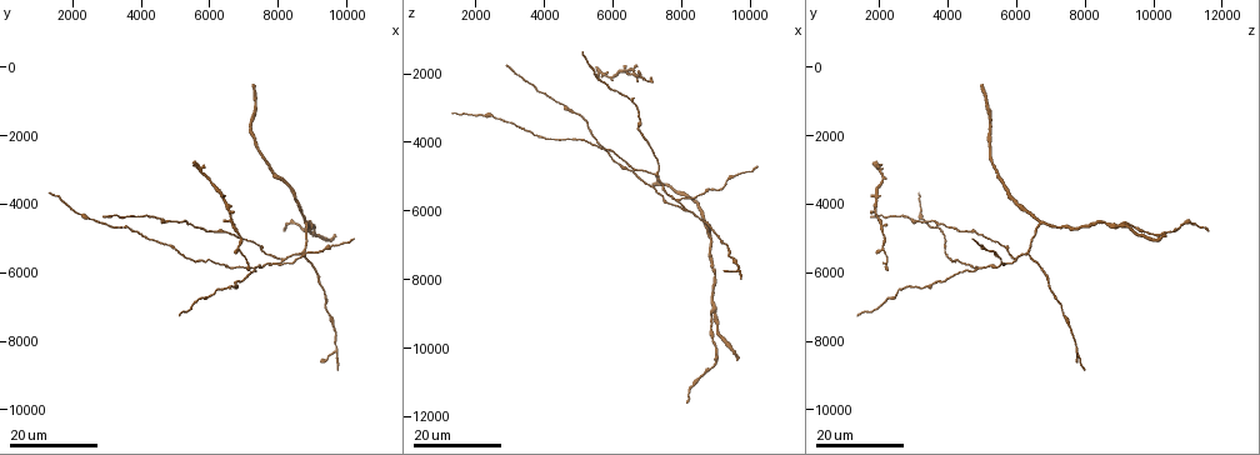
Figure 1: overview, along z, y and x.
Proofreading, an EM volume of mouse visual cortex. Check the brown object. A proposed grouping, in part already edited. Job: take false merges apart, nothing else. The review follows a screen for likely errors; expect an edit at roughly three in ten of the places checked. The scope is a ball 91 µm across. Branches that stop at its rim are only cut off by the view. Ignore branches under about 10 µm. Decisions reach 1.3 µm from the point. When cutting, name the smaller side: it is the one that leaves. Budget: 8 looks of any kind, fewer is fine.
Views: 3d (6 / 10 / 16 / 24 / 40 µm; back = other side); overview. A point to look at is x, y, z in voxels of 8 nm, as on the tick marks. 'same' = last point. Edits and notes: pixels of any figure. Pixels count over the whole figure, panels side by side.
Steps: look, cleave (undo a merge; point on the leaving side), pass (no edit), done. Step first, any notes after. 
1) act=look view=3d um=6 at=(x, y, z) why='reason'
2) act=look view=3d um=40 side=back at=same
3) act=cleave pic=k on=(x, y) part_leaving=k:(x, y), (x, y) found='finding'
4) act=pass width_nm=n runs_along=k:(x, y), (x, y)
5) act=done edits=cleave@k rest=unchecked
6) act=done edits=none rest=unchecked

act=look view=3d um=24 at=(7900, 5800, 5700) why='side arm on a straight run'

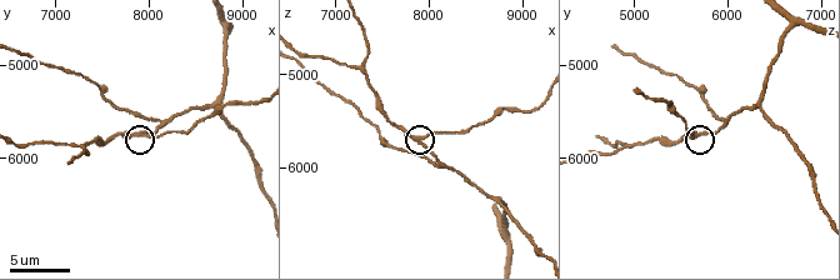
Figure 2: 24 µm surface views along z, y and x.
act=look view=3d um=6 at=(7950, 5700, 5700)

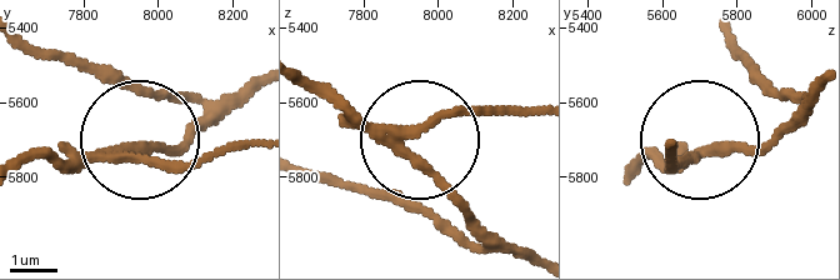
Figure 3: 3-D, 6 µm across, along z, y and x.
act=look view=3d um=6 side=back at=(7920, 5740, 5700)

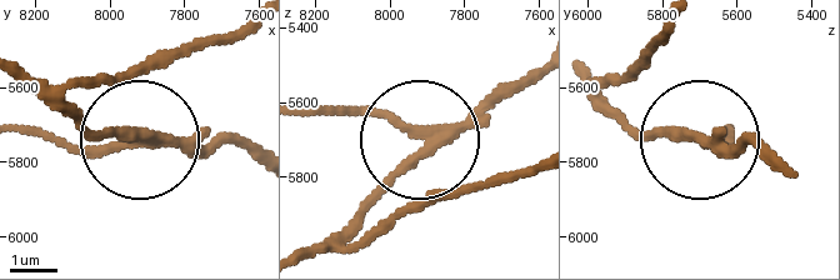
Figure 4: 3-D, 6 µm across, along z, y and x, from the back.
act=cleave pic=4 on=(99, 151) arms=3 part_leaving=4:(164, 143), (25, 130) found='a second neuron is stuck on'

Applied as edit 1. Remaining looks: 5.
act=look view=3d um=16 at=(6800, 5300, 2100)

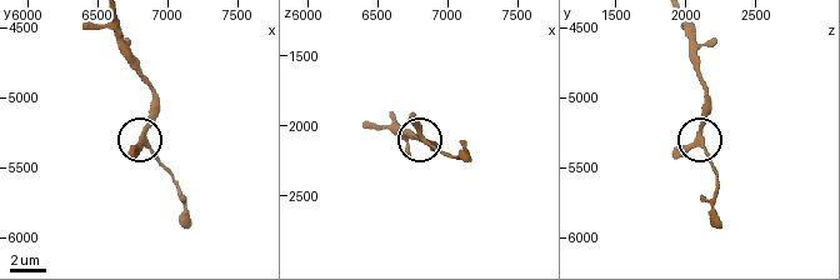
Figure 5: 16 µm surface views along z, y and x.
act=look view=3d um=6 at=(6820, 5320, 2080)

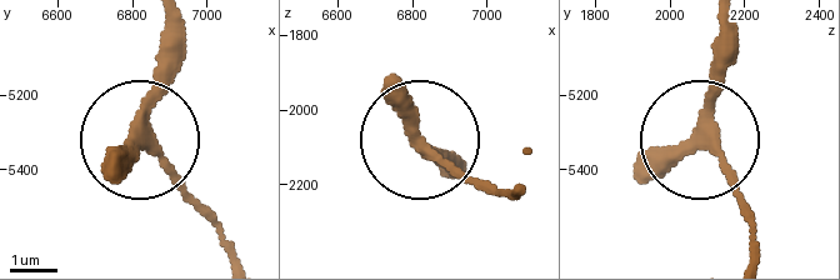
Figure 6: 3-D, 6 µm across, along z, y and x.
act=pass arms=3 found='one neuron here'

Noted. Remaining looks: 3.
act=look view=3d um=16 at=(7250, 5850, 4900) why='three arms meet'

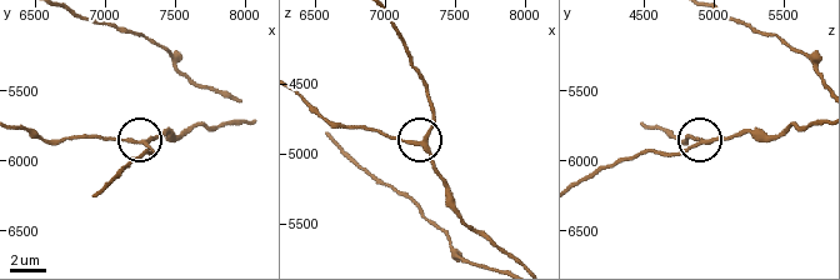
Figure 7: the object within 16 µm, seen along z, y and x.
act=pass runs_along=7:(465, 224), (426, 149), (418, 141), (395, 140), (374, 131) found='continuous, no second neuron'

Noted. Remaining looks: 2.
act=look view=3d um=24 at=(8900, 4700, 8900) why='side arm on a straight run'

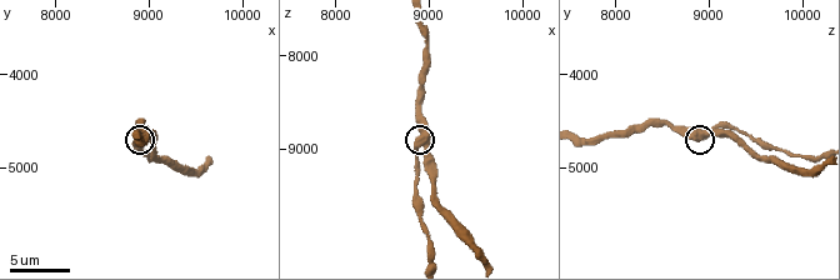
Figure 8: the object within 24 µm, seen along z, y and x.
act=look view=3d um=10 at=(8950, 4650, 8950) why='closer look'

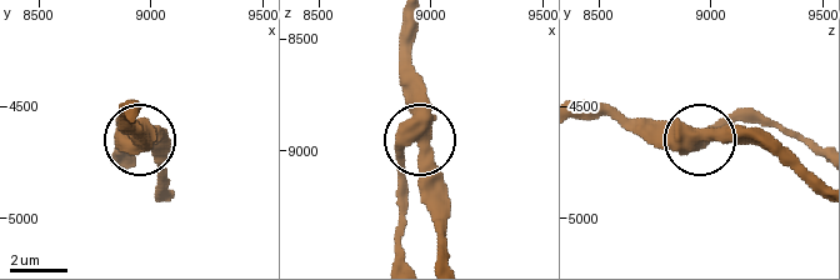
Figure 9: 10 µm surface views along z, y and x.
act=cleave pic=9 on=(399, 159) arms=3 part_leaving=9:(415, 131), (401, 158), (401, 258) found='two neurons meet here'

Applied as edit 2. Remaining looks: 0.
act=done edits=cleave@4,cleave@9 rest=unchecked

